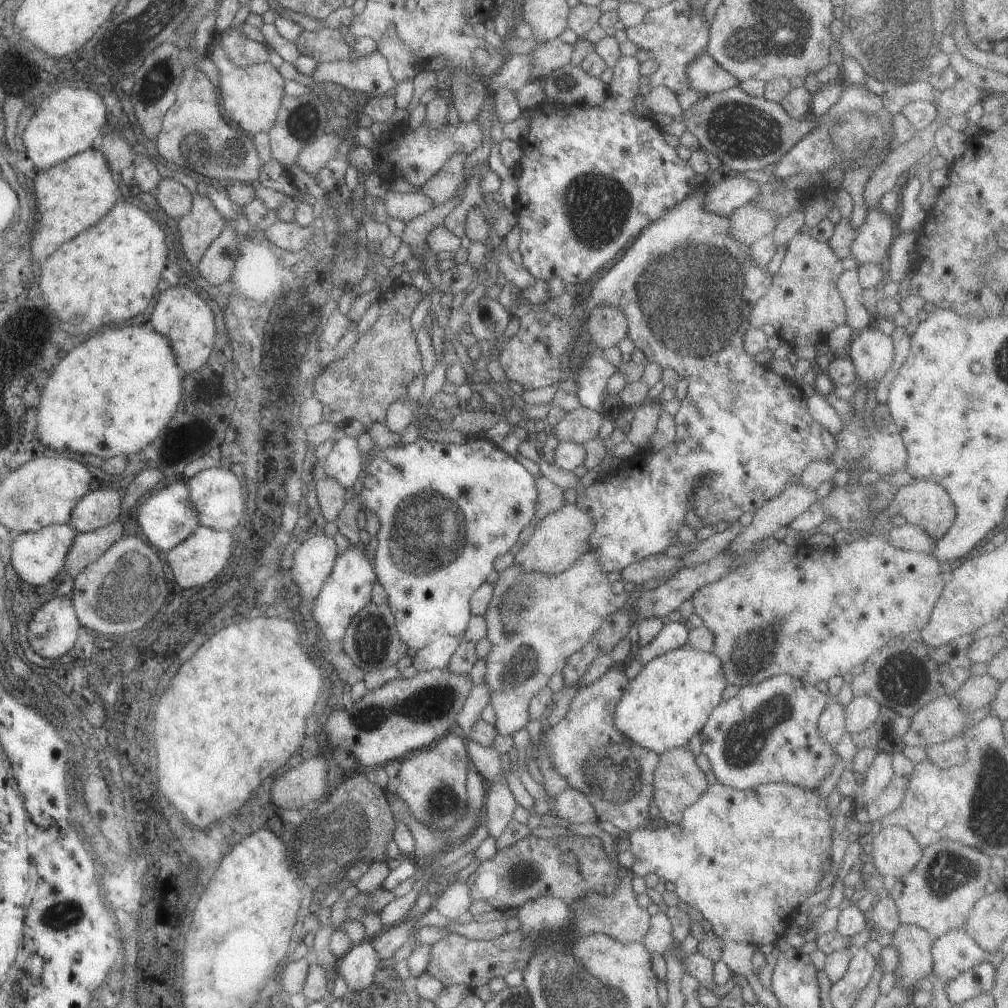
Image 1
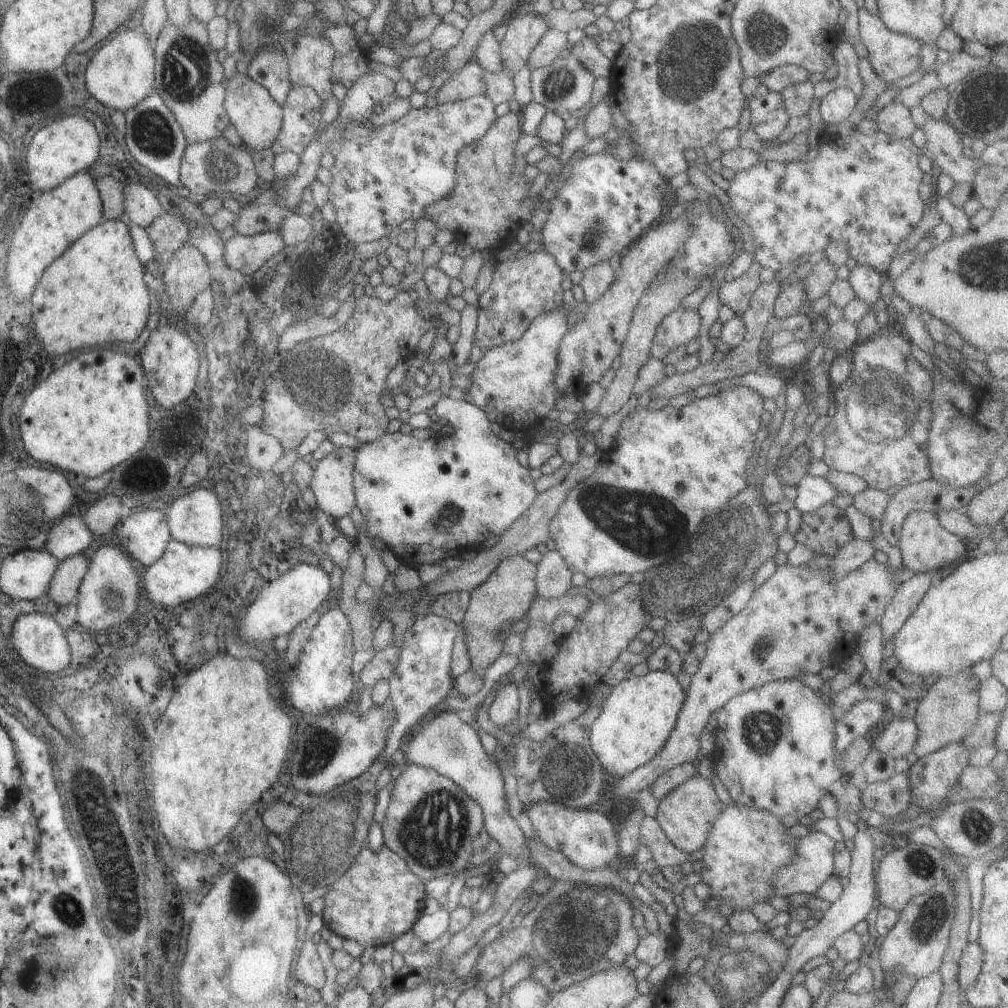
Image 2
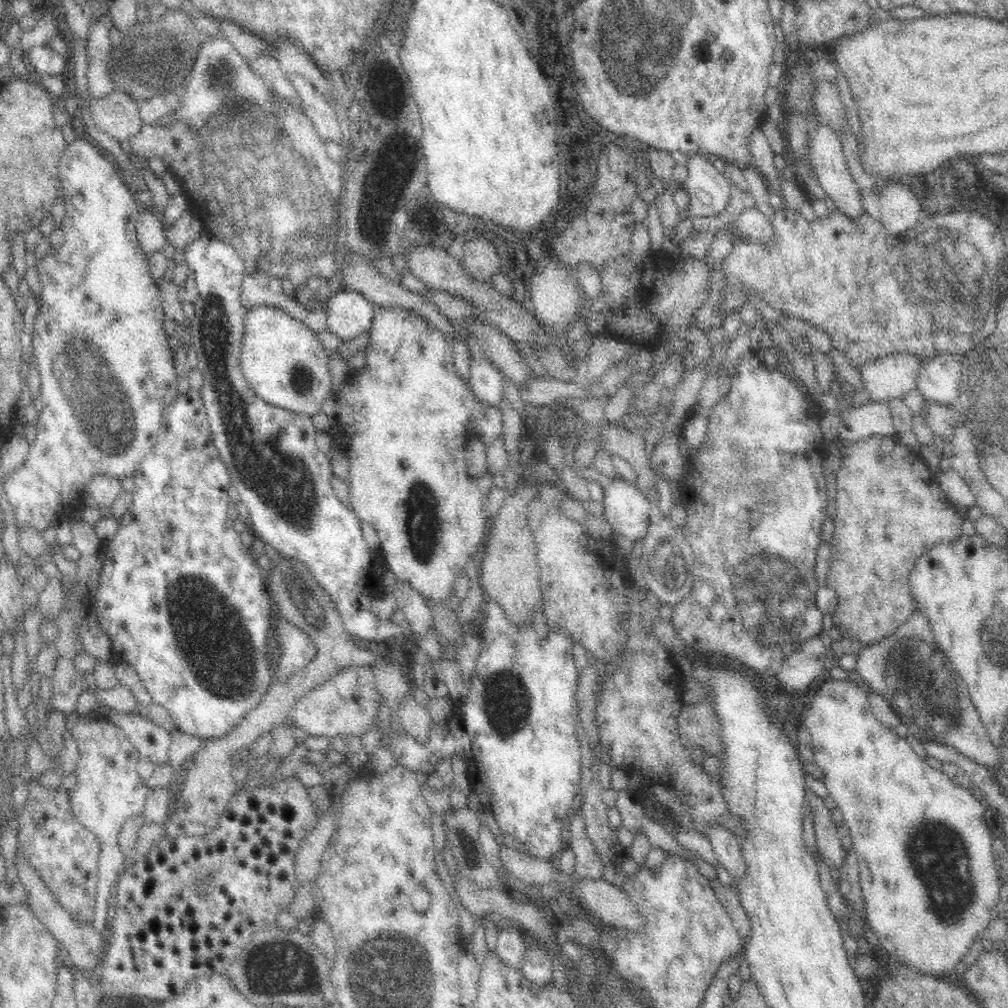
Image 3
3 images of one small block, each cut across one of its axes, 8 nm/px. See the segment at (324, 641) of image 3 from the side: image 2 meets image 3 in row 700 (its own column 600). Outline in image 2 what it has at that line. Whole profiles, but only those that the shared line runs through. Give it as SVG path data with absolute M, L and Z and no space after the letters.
M608 260L596 262L581 271L582 278L579 286L583 291L585 306L594 303L614 281L615 272Z

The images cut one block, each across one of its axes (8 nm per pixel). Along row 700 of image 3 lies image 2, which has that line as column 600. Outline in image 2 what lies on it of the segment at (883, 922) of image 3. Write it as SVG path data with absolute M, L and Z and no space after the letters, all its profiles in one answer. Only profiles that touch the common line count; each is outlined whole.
M539 801L524 810L535 830L535 839L551 850L561 852L571 864L579 868L588 871L607 868L609 862L618 856L616 828L602 813L572 809L553 801Z

